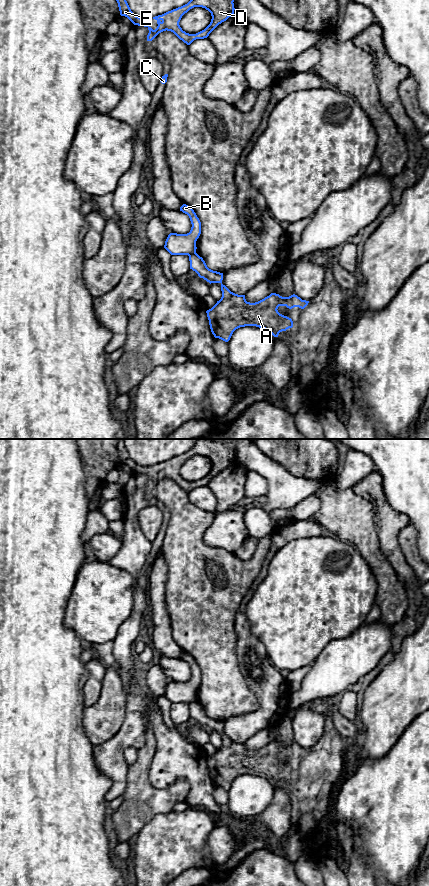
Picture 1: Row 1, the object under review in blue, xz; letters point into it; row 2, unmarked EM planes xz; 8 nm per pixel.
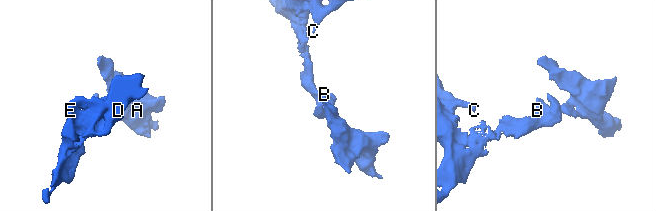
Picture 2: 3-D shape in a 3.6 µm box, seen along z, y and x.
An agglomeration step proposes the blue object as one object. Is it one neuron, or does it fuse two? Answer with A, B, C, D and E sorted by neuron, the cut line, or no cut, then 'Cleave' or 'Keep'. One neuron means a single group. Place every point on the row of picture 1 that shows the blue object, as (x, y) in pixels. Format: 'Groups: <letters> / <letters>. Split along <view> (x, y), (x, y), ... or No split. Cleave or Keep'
Groups: A / B C D E. Split along xz (195, 252), (189, 256). Cleave

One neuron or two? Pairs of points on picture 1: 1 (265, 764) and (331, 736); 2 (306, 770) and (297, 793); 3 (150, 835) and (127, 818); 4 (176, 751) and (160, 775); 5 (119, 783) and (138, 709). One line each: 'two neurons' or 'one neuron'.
1: one neuron
2: one neuron
3: two neurons
4: one neuron
5: one neuron

